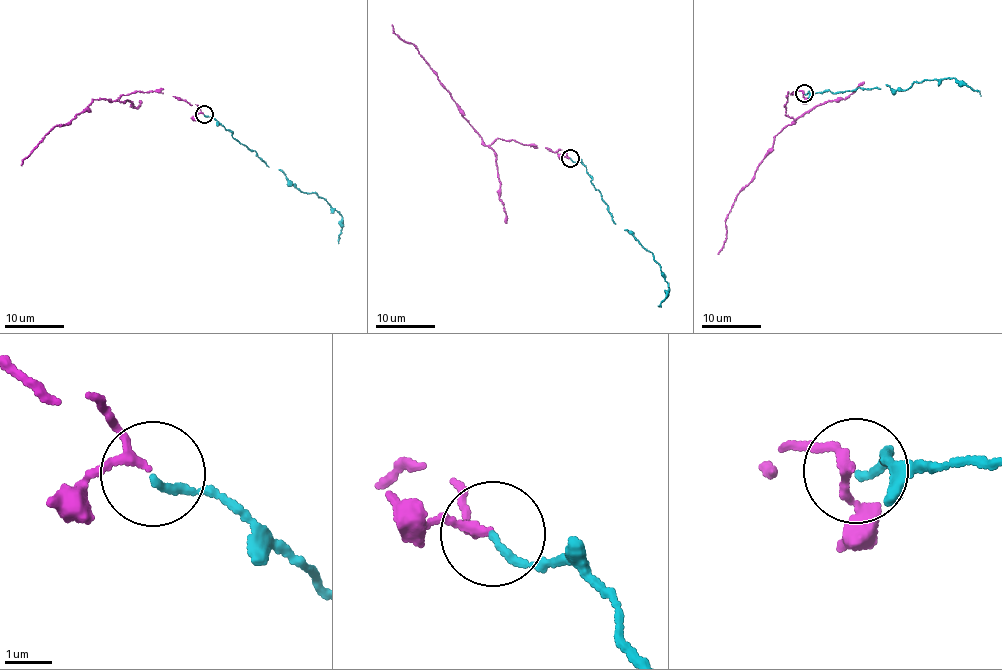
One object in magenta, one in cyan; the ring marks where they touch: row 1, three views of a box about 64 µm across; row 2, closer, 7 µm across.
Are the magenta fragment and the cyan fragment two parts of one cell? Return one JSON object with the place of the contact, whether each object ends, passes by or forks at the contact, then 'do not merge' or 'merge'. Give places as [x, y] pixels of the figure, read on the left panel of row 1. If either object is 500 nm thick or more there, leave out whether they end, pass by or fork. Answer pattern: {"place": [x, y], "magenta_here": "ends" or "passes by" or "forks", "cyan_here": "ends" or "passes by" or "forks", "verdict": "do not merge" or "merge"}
{"place": [204, 114], "magenta_here": "passes by", "cyan_here": "ends", "verdict": "merge"}

